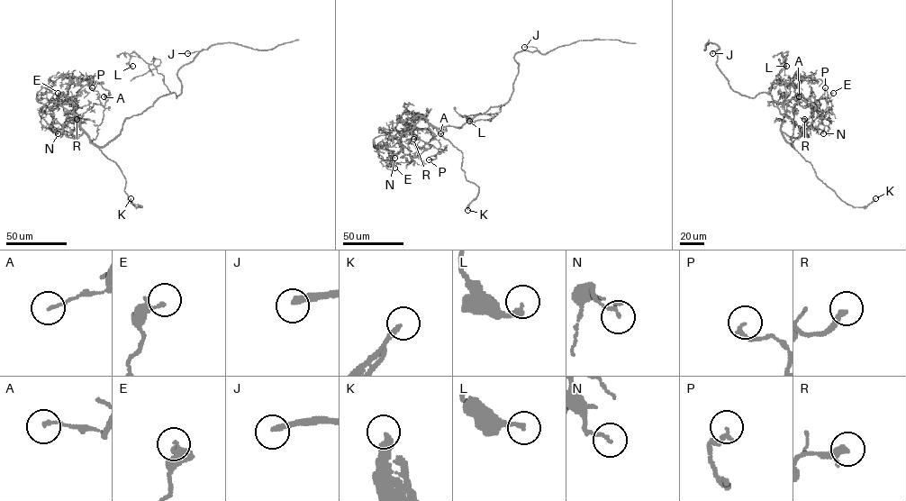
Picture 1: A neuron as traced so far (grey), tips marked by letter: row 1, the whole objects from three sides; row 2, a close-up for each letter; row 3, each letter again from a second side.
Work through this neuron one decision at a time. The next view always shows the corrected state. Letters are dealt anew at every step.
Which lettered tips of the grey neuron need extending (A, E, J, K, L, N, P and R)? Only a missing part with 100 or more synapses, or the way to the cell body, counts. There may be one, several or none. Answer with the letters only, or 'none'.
J, K

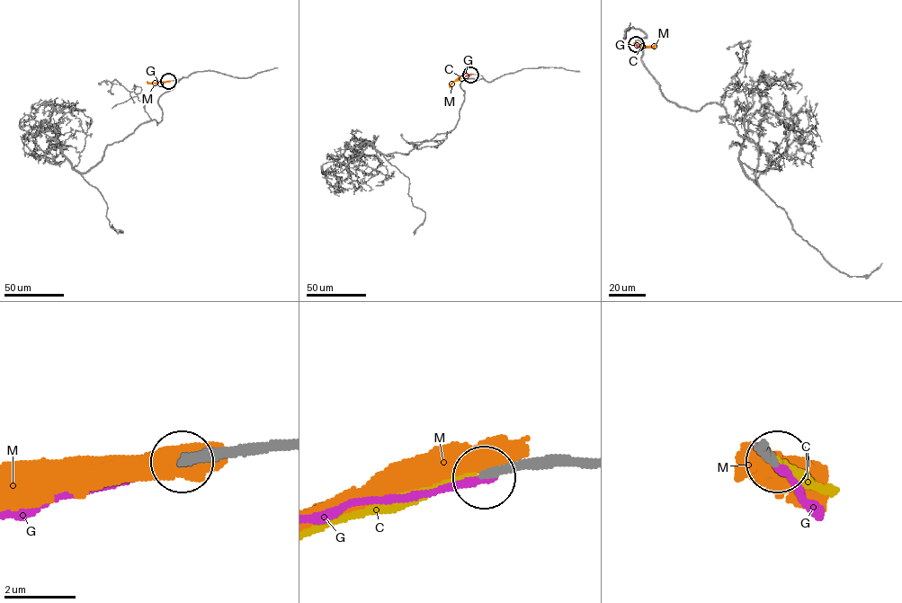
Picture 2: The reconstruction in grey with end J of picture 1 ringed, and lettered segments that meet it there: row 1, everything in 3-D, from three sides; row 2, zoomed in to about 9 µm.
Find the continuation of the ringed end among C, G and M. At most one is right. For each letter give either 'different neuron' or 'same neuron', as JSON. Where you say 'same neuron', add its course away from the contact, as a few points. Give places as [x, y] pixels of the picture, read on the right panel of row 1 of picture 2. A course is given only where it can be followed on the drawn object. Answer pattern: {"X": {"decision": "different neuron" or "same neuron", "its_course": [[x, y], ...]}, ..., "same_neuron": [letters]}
{"C": {"decision": "same neuron"}, "G": {"decision": "different neuron"}, "M": {"decision": "different neuron"}, "same_neuron": ["C"]}

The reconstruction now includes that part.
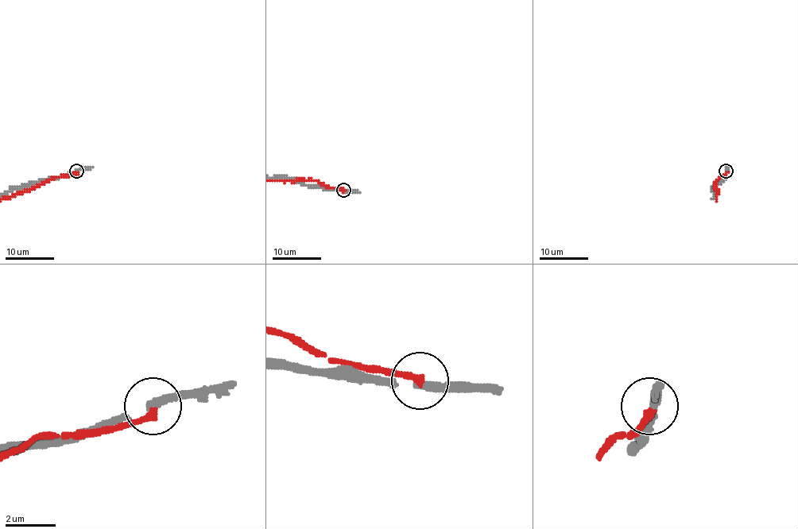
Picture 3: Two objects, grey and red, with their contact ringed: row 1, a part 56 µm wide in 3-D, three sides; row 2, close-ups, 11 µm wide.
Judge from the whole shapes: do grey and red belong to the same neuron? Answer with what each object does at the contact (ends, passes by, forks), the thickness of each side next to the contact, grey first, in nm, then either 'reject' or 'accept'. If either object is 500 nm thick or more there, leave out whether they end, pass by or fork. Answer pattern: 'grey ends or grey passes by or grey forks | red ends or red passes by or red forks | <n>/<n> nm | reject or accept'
grey passes by | red ends | 240/260 nm | reject

